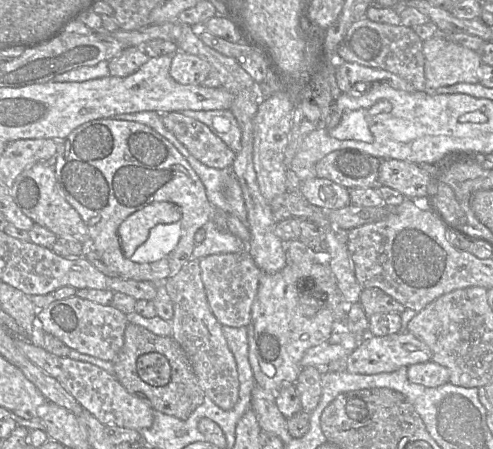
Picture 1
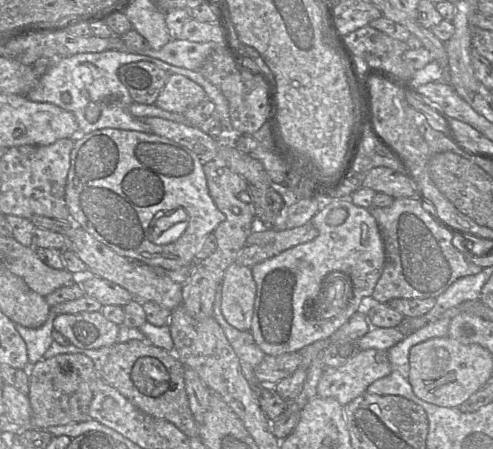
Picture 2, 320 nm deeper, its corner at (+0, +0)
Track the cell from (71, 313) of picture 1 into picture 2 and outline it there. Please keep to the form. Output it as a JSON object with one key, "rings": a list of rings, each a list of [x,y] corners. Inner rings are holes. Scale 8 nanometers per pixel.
{"rings":[[[101,311],[59,314],[53,322],[54,329],[71,344],[85,349],[98,349],[117,343],[120,326],[111,322]]]}

